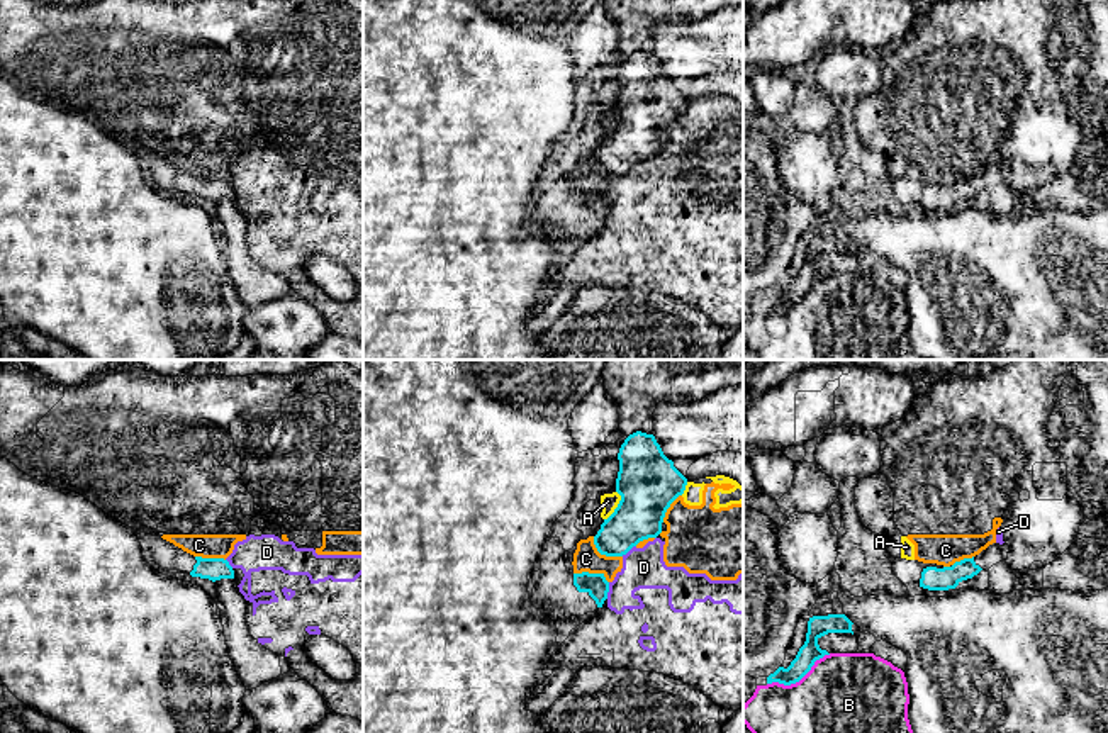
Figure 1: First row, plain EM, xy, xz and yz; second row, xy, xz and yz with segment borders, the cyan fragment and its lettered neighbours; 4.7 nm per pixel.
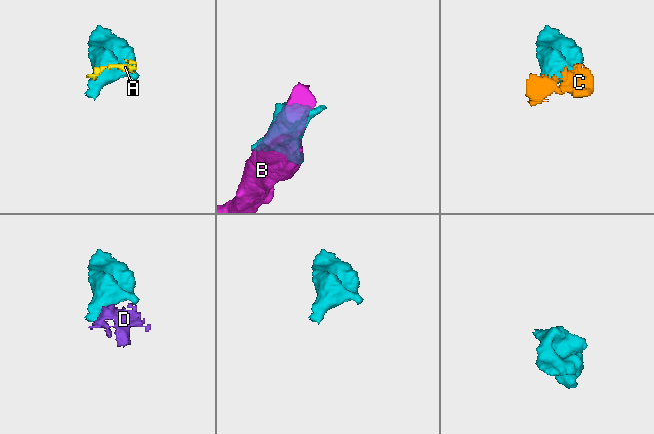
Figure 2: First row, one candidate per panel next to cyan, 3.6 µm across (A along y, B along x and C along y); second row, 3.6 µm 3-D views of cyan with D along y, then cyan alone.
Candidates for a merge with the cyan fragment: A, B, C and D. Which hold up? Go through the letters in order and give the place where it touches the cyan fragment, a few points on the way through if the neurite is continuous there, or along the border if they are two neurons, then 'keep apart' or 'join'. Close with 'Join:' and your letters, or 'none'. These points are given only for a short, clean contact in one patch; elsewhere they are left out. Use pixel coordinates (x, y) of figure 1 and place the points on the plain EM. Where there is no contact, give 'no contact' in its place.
A: xz (618, 126) | keep apart
B: yz (800, 299) | keep apart
C: xz (603, 173) | keep apart
D: xz (608, 211) | along xz (609, 202), (606, 218) | keep apart
Join: none

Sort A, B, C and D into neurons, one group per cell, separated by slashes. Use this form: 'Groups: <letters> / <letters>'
Groups: A C D / B

